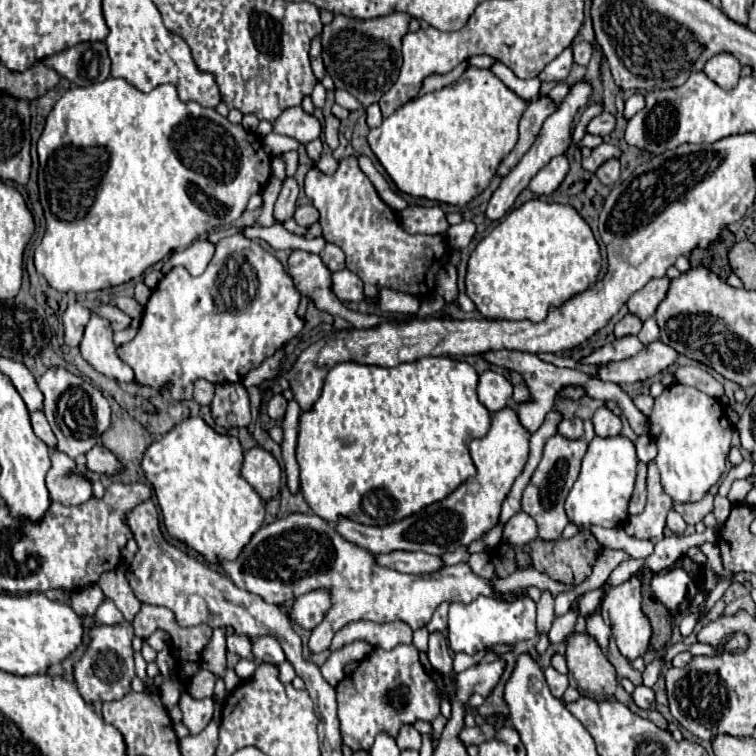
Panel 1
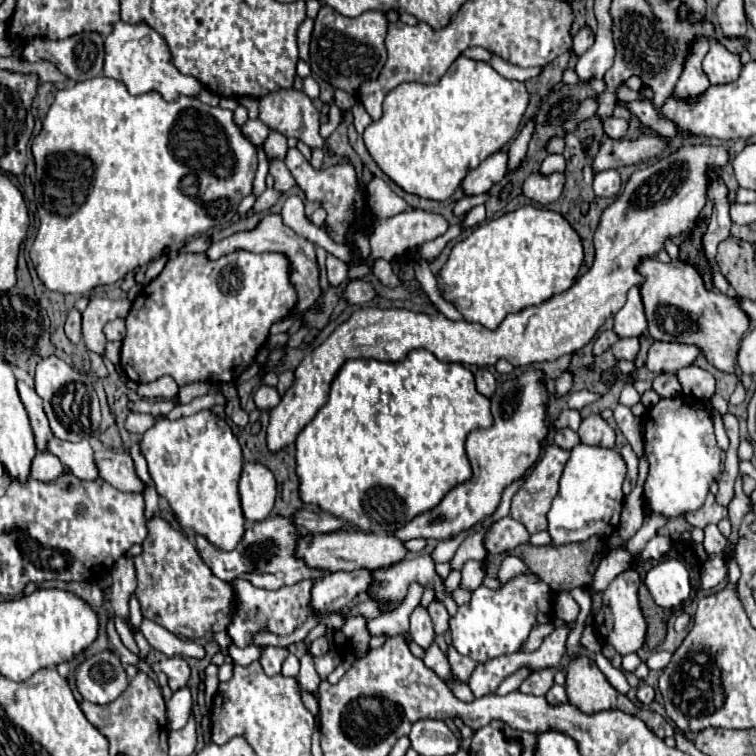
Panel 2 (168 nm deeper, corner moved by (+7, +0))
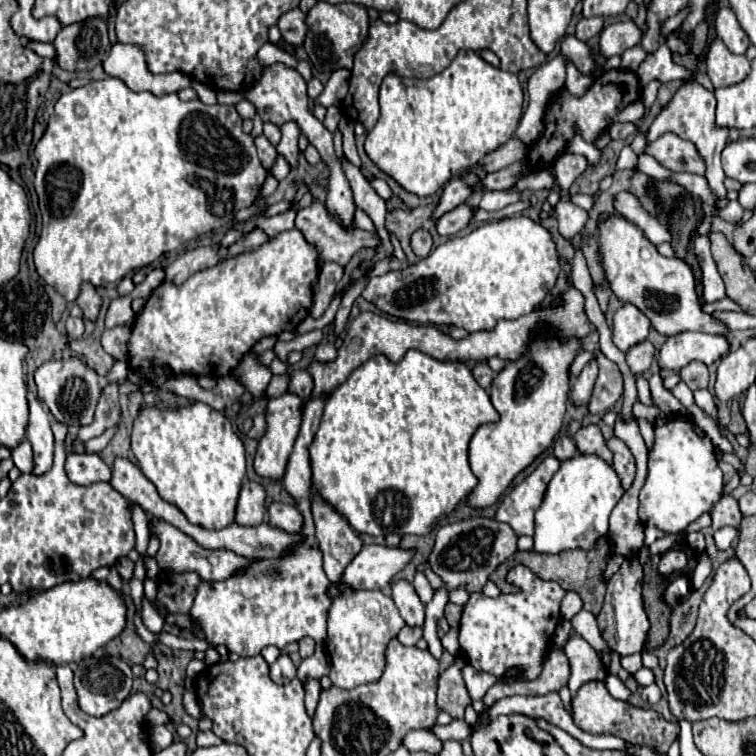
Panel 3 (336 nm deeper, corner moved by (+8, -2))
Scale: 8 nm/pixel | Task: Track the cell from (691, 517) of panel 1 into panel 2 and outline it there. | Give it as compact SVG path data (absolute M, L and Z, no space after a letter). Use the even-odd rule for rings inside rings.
M709 494L707 500L705 500L705 504L697 512L689 512L689 516L685 516L685 518L687 518L687 522L691 526L705 528L707 524L717 524L719 520L727 518L727 508L721 506L721 504L717 504L715 496Z

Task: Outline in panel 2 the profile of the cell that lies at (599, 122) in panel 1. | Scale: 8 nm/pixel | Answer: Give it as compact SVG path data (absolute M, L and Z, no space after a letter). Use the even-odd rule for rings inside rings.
M607 118L603 122L603 130L611 138L623 138L627 134L627 128L629 128L629 124L623 118Z

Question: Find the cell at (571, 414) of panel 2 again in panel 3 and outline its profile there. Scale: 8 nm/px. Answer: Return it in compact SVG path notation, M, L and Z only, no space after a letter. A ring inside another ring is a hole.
M598 354L598 364L600 364L600 374L594 384L592 398L588 402L590 414L608 412L614 406L614 402L622 396L622 390L624 390L624 376L620 368L604 354Z

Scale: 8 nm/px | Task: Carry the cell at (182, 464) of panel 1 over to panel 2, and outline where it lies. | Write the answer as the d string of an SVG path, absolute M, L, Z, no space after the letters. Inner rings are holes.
M211 410L179 420L165 418L141 436L139 446L159 496L169 502L179 524L193 528L195 534L205 536L217 548L235 548L245 532L237 490L243 454L229 424Z

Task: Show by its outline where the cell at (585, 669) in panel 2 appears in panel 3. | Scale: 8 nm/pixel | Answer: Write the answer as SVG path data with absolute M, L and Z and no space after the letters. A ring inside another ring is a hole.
M586 682L584 686L580 686L580 690L572 698L572 718L574 718L576 726L580 726L584 732L614 734L632 744L648 744L662 754L668 752L668 748L680 734L678 722L668 722L654 710L630 708L628 702L612 698L602 682Z

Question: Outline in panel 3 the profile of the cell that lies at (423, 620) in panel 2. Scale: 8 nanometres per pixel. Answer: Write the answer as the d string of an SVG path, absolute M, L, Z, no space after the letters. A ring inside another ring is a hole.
M400 580L392 586L392 600L396 608L400 610L400 616L404 622L412 628L422 628L424 626L424 610L426 606L420 602L418 594L414 592L412 584Z

